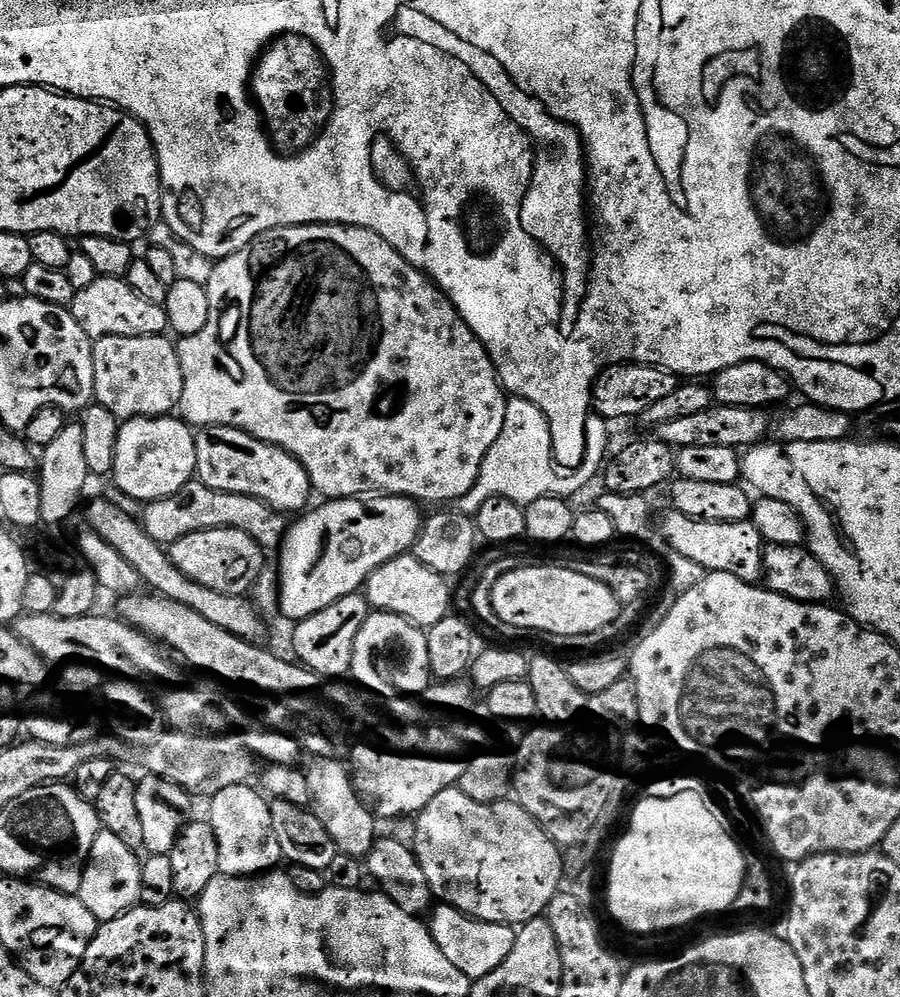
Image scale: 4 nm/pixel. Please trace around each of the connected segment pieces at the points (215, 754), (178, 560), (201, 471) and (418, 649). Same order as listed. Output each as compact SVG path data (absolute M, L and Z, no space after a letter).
M168 730L163 736L159 736L156 743L147 745L141 751L144 753L140 756L140 764L145 768L143 770L145 773L174 782L193 797L210 798L214 794L218 794L218 790L226 790L226 786L248 784L251 776L257 775L256 757L245 750L244 745L237 739L226 739L228 738L224 736Z
M211 528L186 534L186 538L170 546L170 555L178 568L194 578L194 582L202 582L202 586L210 586L212 590L233 594L247 593L266 564L265 553L260 545L250 538L250 534L237 528Z
M230 426L201 428L195 438L196 476L201 484L214 490L265 500L277 512L285 514L300 514L309 507L308 499L314 496L310 474L306 466L284 448L262 442L248 432Z
M373 611L366 618L362 630L358 630L358 638L354 638L350 676L361 689L373 688L387 694L427 693L433 679L427 631L413 620L394 612Z

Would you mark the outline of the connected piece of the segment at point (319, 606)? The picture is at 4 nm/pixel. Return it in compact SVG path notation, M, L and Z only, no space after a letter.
M345 496L343 500L328 500L321 508L314 508L305 511L297 519L301 520L289 527L278 549L279 611L285 612L292 622L310 618L318 614L318 610L326 610L326 606L342 598L357 595L367 585L368 576L378 570L378 566L393 560L395 556L405 555L415 545L422 523L421 505L409 496Z

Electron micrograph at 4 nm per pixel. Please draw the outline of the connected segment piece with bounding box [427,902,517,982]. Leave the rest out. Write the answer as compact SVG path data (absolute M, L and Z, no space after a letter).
M443 902L435 905L431 916L432 920L427 921L428 931L432 933L434 942L438 942L438 950L442 950L442 954L446 954L446 958L450 958L450 962L454 962L454 966L458 966L470 981L481 980L486 978L486 974L498 970L498 966L510 958L510 950L514 950L517 929L513 925L475 920L453 904Z

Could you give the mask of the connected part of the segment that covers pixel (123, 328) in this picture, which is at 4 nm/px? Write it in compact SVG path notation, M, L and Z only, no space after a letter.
M101 276L86 290L77 292L70 311L78 326L93 341L107 336L163 336L169 331L168 315L164 305L146 302L142 294L135 292L127 279L118 276Z

